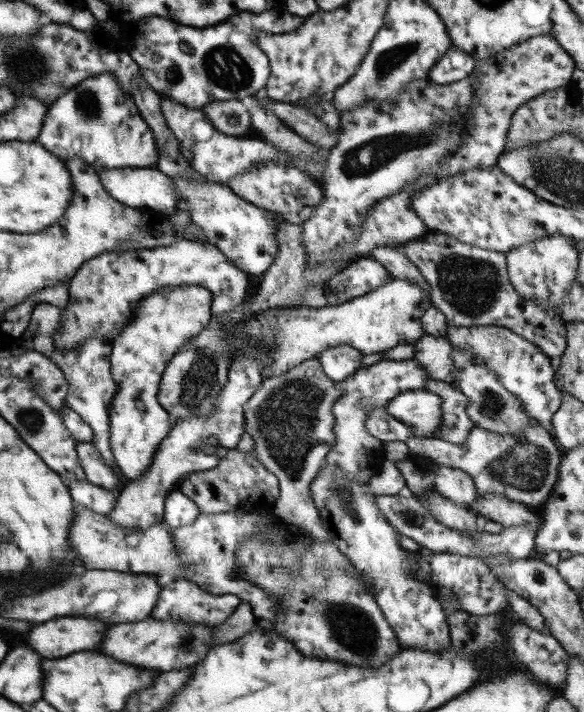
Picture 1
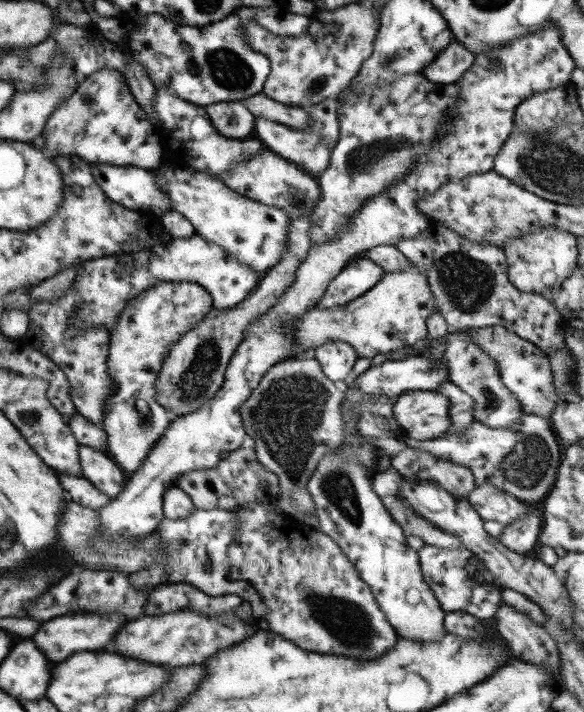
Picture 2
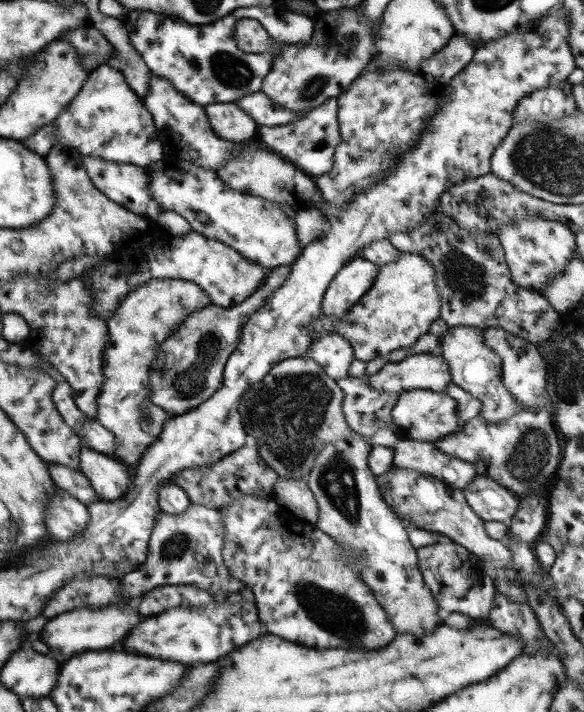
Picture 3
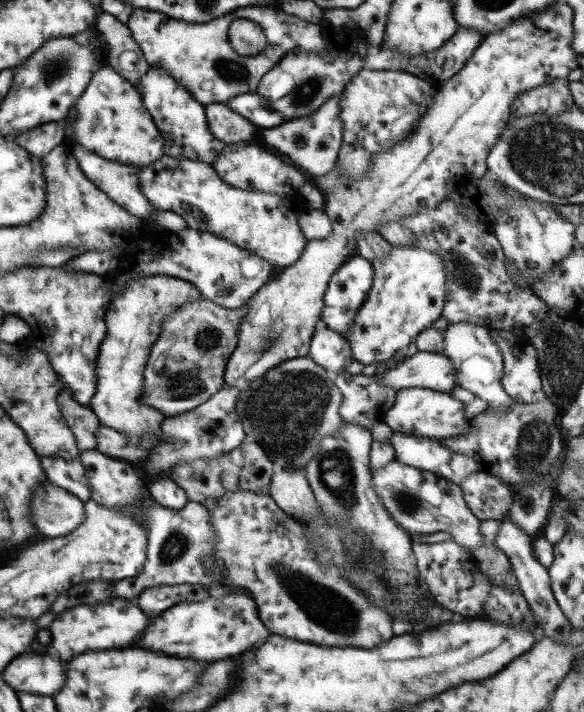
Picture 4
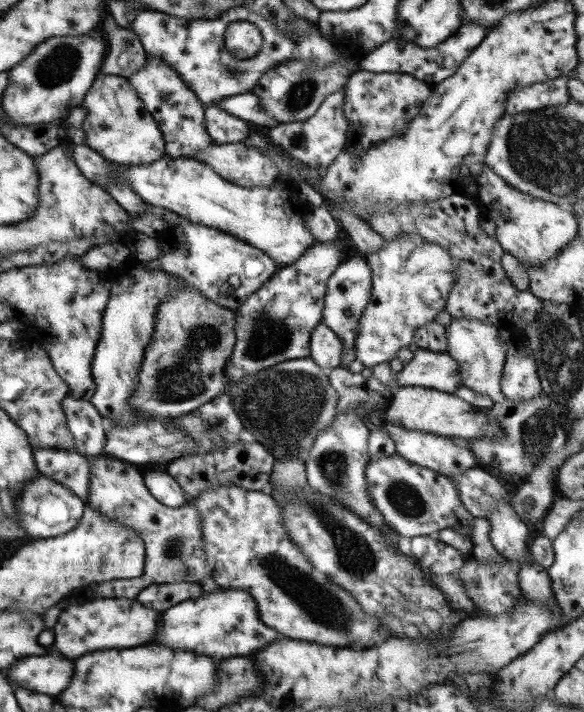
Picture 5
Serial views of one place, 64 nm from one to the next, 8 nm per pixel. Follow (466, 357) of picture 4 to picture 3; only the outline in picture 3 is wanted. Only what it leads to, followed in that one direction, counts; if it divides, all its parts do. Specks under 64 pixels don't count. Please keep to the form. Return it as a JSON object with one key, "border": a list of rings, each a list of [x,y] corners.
{"border":[[[469,326],[449,327],[441,337],[440,349],[439,355],[449,368],[452,384],[481,402],[481,410],[477,412],[477,415],[483,417],[487,423],[501,423],[503,419],[519,411],[521,406],[503,387],[499,356],[484,344],[482,329]]]}

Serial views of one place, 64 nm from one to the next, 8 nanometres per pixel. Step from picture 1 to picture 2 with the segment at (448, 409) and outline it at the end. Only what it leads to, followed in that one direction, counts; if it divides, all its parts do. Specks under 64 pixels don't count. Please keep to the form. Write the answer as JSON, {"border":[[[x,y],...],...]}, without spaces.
{"border":[[[447,380],[441,382],[442,386],[437,390],[449,400],[449,419],[451,419],[451,428],[444,434],[459,435],[465,431],[471,421],[473,421],[473,403],[474,401],[465,392],[462,392],[457,386],[450,384]]]}

